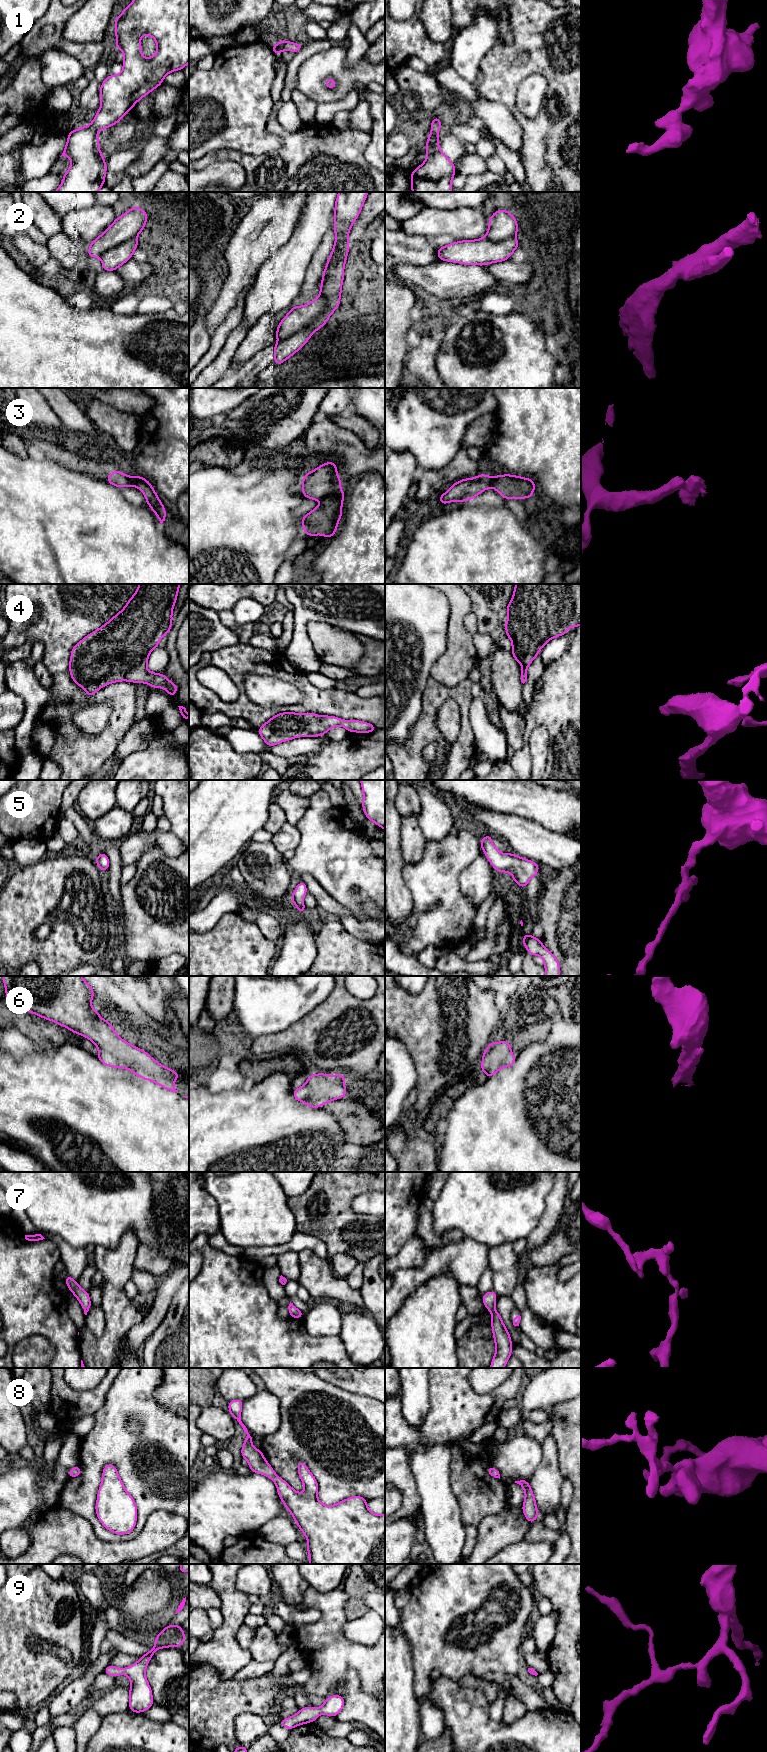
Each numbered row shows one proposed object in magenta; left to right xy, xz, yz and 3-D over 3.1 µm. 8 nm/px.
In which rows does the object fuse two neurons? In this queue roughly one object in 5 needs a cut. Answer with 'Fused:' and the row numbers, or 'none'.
Fused: 2, 3

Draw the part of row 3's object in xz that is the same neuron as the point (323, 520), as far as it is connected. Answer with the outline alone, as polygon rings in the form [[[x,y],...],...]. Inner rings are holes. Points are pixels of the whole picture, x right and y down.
[[[344,490],[334,492],[324,498],[322,503],[302,517],[304,533],[308,536],[324,535],[331,538],[337,530],[342,517]]]

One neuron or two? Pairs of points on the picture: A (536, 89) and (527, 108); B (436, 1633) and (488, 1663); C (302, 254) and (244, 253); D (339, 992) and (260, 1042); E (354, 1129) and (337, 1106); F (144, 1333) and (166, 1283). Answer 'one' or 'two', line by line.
A: one
B: one
C: two
D: one
E: one
F: one

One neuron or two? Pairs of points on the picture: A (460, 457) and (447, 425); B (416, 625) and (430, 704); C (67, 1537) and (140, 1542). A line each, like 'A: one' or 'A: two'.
A: two
B: two
C: one

